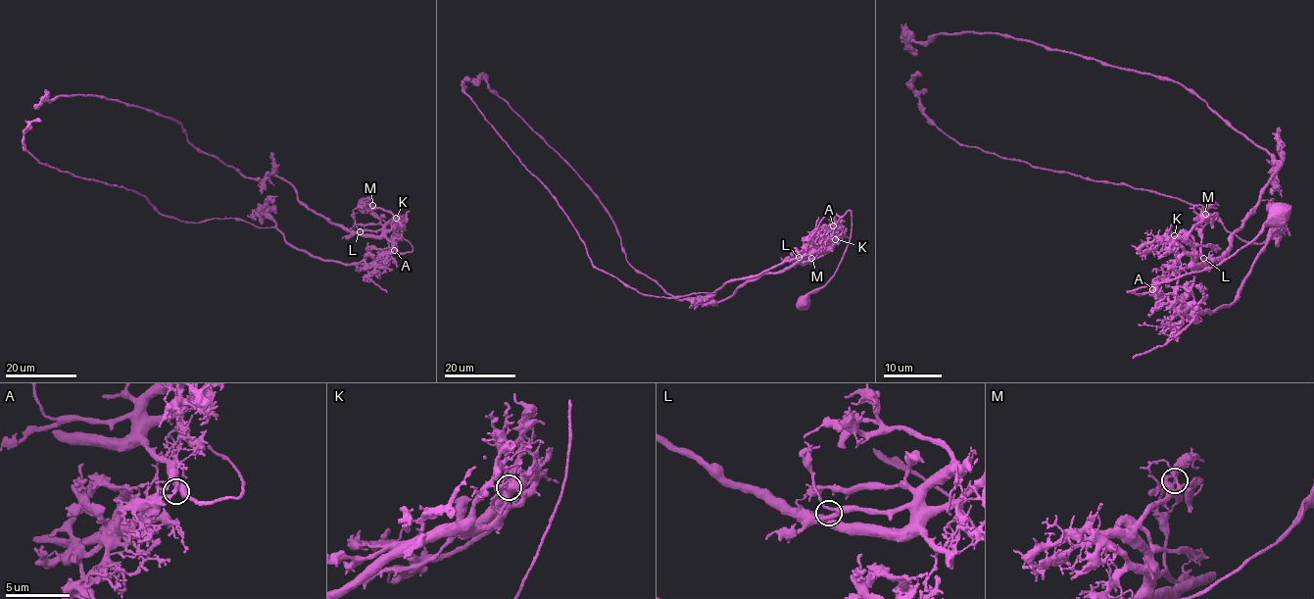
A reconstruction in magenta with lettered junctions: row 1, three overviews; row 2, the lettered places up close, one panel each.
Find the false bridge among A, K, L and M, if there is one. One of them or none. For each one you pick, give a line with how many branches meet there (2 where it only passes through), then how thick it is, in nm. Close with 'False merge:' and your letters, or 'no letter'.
A: Branches: 6. Thickness 360 nm
False merge: A

